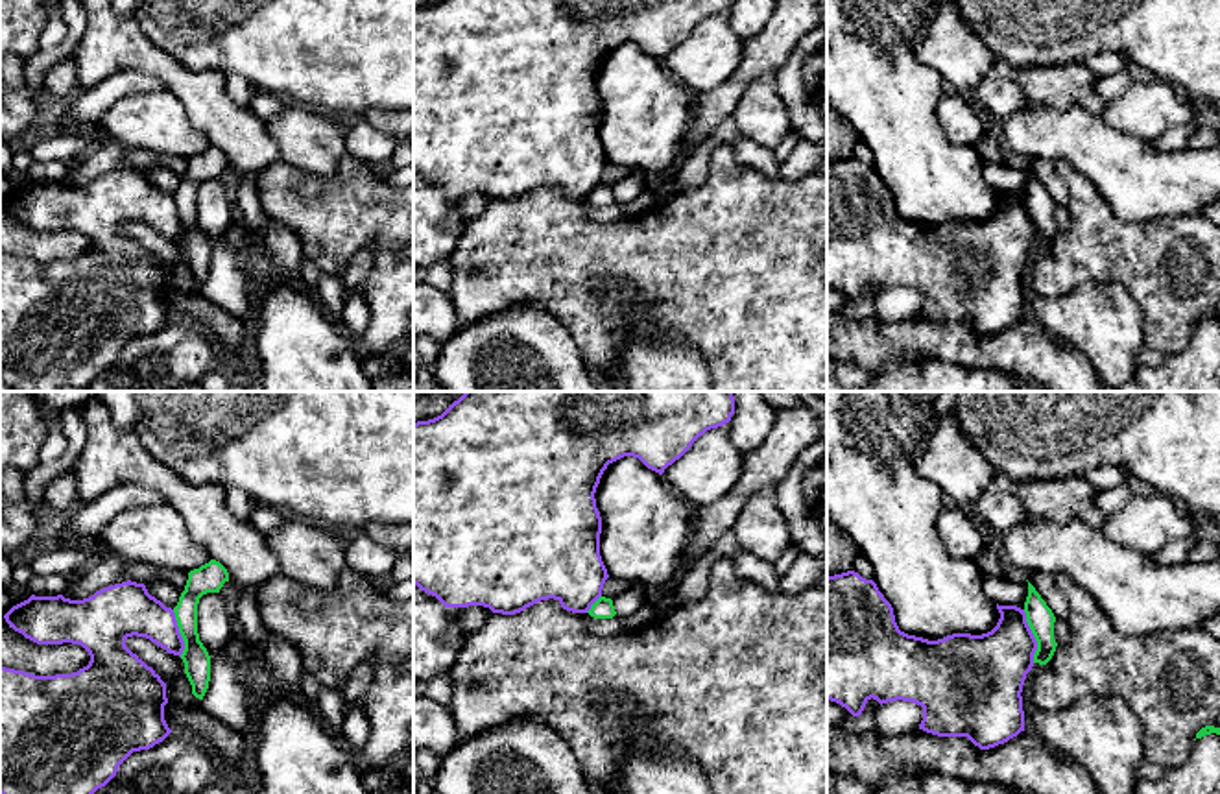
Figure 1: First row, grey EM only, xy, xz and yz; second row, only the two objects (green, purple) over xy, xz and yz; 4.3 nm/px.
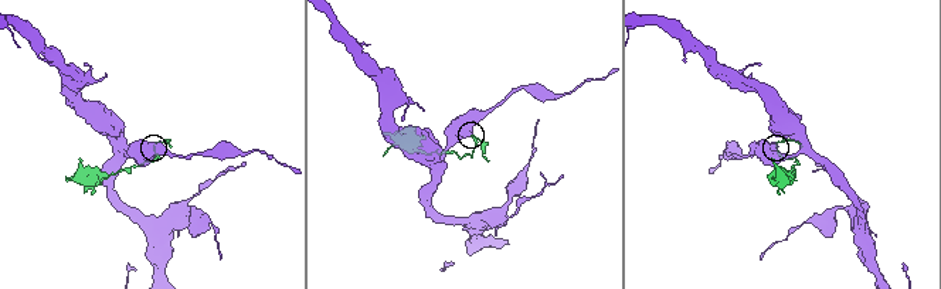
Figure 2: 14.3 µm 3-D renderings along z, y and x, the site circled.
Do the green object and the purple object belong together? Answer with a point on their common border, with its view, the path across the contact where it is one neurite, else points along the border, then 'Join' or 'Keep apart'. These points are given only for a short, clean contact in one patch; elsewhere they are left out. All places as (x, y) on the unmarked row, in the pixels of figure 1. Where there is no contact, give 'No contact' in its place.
Touches green at yz (1034, 222). Boundary: yz (1023, 196), (1036, 228), (1034, 248). Keep apart

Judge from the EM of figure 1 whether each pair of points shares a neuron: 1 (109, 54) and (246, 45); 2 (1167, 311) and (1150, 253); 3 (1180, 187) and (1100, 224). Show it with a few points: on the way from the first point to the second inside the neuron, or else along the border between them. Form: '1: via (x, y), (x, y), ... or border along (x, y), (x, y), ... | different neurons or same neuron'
1: border along (135, 19), (157, 47), (183, 65), (203, 71) | different neurons
2: via (1167, 296), (1165, 276), (1158, 268) | same neuron
3: border along (1089, 181), (1119, 218), (1147, 222), (1160, 216) | different neurons

